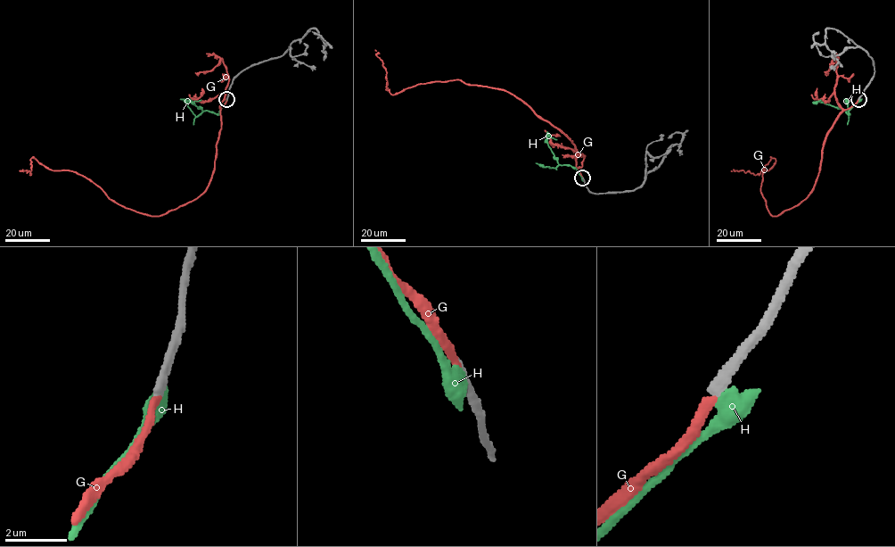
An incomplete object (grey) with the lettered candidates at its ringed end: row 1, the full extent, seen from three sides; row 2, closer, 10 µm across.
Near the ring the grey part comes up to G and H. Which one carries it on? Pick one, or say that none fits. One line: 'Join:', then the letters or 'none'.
Join: G

